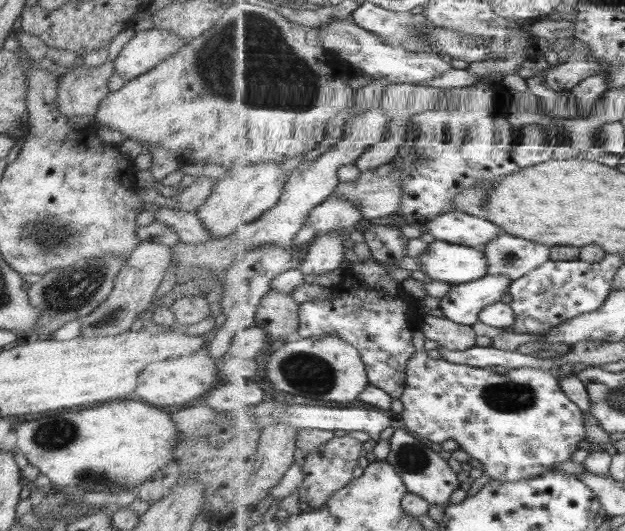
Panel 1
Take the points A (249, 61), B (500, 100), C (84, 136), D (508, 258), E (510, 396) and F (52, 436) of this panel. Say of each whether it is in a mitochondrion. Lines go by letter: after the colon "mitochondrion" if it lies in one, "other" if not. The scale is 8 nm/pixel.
A: mitochondrion
B: other
C: other
D: mitochondrion
E: mitochondrion
F: mitochondrion

